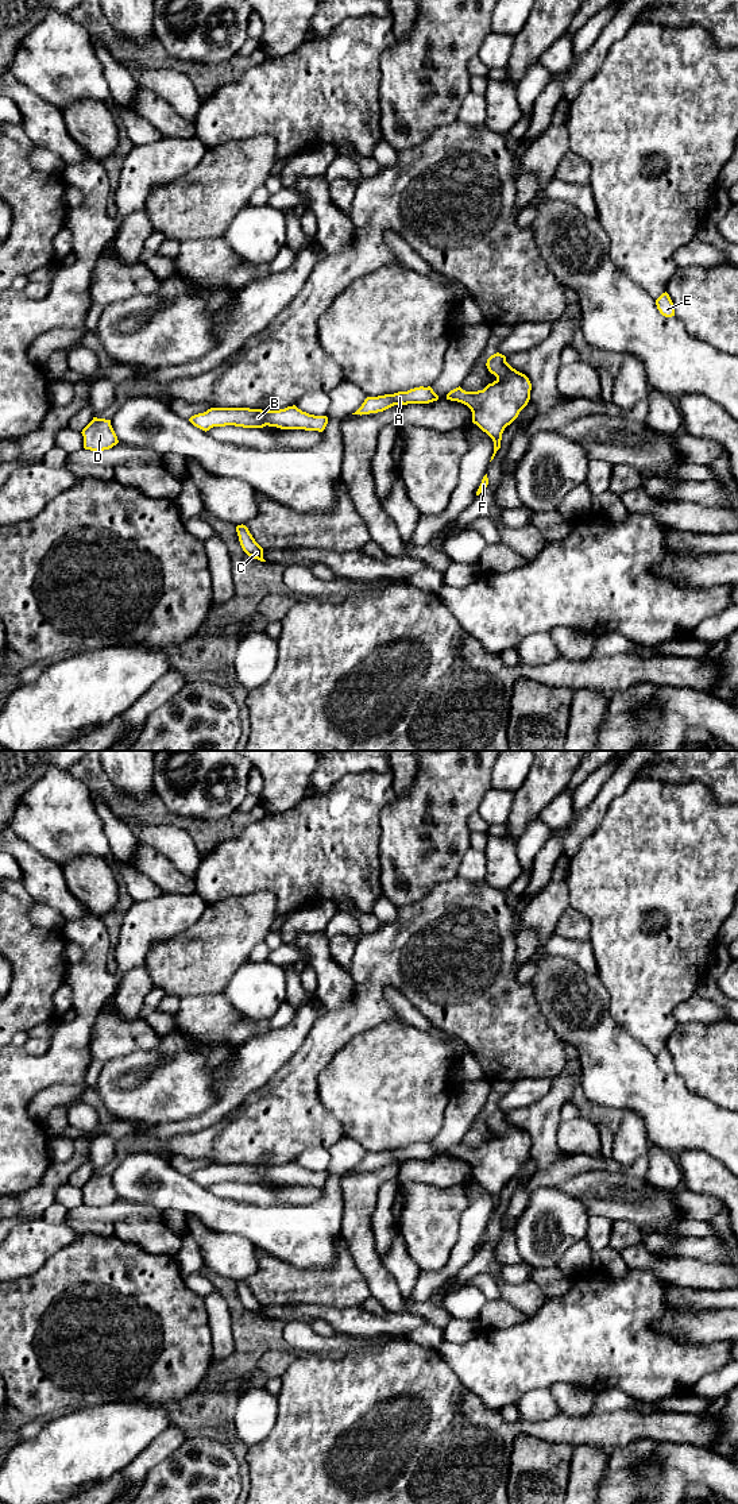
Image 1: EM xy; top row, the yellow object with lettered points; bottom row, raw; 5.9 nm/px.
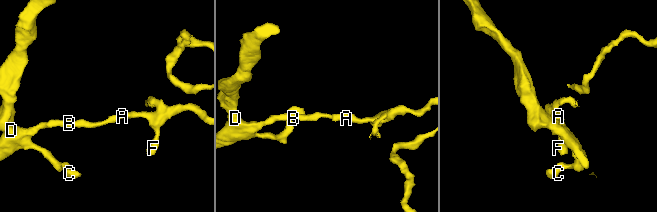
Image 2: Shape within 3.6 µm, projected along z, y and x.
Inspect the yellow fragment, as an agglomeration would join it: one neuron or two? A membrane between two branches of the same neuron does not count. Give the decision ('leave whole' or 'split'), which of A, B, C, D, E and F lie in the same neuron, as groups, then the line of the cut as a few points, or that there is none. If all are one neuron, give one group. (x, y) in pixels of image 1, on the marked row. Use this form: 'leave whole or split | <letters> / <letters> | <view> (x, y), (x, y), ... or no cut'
leave whole | A B C D E F | no cut

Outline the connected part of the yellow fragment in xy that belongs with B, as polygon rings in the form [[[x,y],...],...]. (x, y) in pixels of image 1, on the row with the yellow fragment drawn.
[[[295,405],[279,410],[262,410],[250,408],[210,408],[194,414],[189,421],[202,429],[235,425],[243,428],[277,427],[281,429],[305,429],[322,432],[328,424],[327,416],[314,416],[302,412]]]

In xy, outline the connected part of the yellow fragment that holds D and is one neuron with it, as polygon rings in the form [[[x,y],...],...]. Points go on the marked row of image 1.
[[[93,420],[82,429],[84,448],[90,451],[109,450],[119,443],[117,436],[111,425],[111,420]]]

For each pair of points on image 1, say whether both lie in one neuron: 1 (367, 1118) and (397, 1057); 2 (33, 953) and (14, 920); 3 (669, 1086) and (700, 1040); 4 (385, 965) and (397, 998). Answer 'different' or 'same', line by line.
1: same
2: same
3: different
4: different

